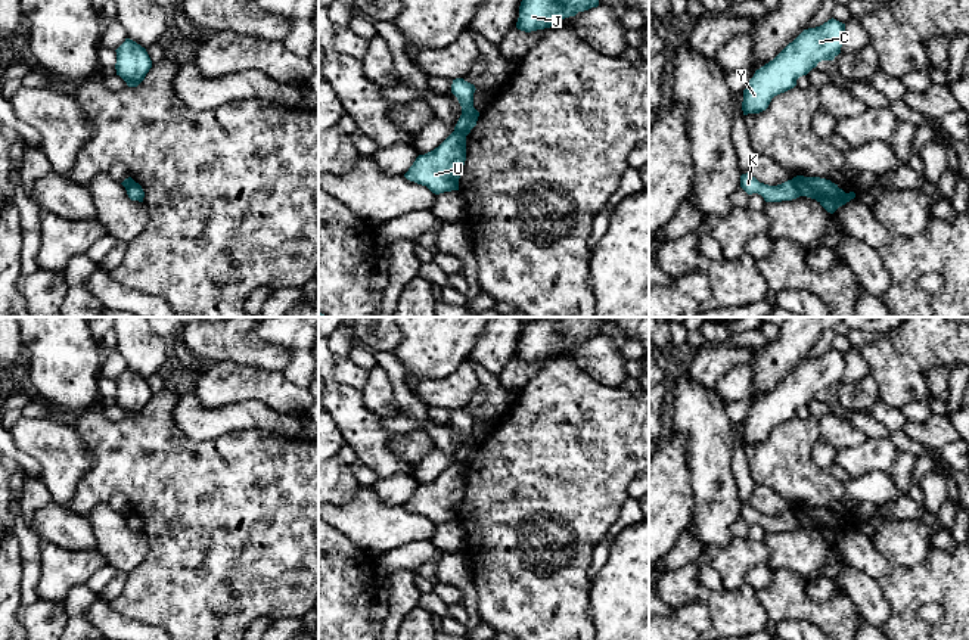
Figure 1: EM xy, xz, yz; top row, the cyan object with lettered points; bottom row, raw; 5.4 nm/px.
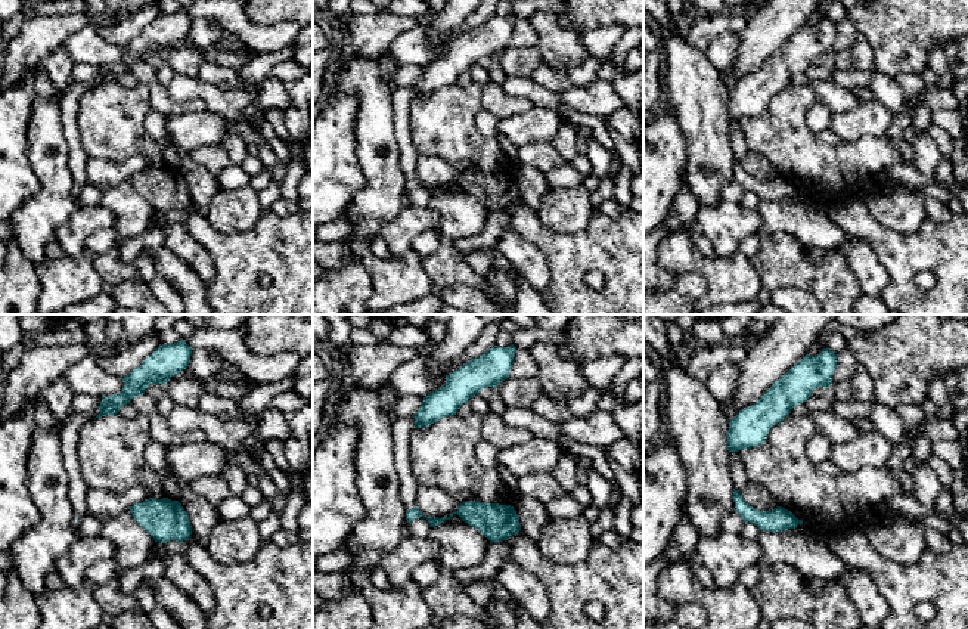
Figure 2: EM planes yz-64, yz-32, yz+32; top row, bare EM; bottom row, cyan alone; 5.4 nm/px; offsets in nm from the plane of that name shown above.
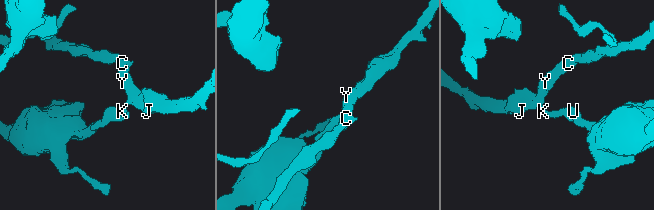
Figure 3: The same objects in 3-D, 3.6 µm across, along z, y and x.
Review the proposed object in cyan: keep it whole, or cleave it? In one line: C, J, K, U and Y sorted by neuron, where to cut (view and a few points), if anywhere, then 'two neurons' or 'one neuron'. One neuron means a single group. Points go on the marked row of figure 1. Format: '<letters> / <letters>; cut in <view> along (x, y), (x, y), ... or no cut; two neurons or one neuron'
C J K Y / U; cut in yz along (792, 179), (803, 195); two neurons

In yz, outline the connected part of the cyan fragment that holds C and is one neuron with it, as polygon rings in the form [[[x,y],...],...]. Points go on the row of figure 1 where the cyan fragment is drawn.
[[[829,19],[820,27],[804,29],[792,43],[789,43],[773,60],[755,71],[743,90],[743,115],[760,114],[765,111],[771,99],[796,86],[796,80],[807,75],[822,60],[833,60],[845,40],[845,24]]]

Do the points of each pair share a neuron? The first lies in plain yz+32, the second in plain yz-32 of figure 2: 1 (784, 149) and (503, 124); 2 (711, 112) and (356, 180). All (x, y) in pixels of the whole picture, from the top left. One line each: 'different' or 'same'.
1: different
2: different

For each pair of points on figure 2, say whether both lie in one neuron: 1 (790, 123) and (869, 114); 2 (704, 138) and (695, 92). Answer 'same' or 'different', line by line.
1: different
2: same

